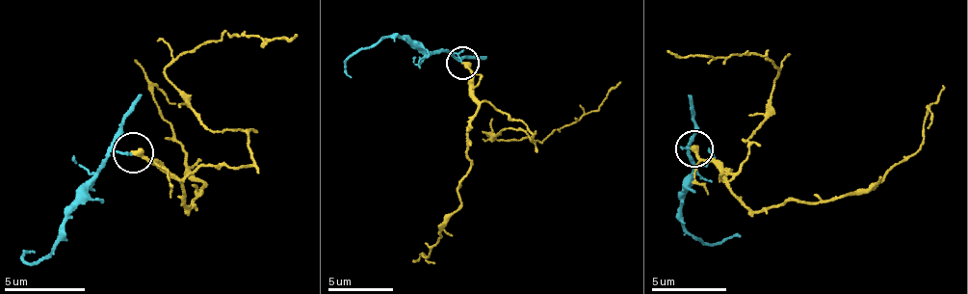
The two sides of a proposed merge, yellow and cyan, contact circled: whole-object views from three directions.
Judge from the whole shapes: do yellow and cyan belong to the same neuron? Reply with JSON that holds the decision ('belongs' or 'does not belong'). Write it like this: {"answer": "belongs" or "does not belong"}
{"answer": "does not belong"}

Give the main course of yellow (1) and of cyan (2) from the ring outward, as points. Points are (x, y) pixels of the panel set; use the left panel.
1: (132, 151), (178, 176), (248, 164), (248, 138), (209, 130), (163, 71), (231, 36), (298, 33)
2: (131, 151), (112, 156), (65, 222), (54, 246), (30, 263), (23, 257), (34, 252)

